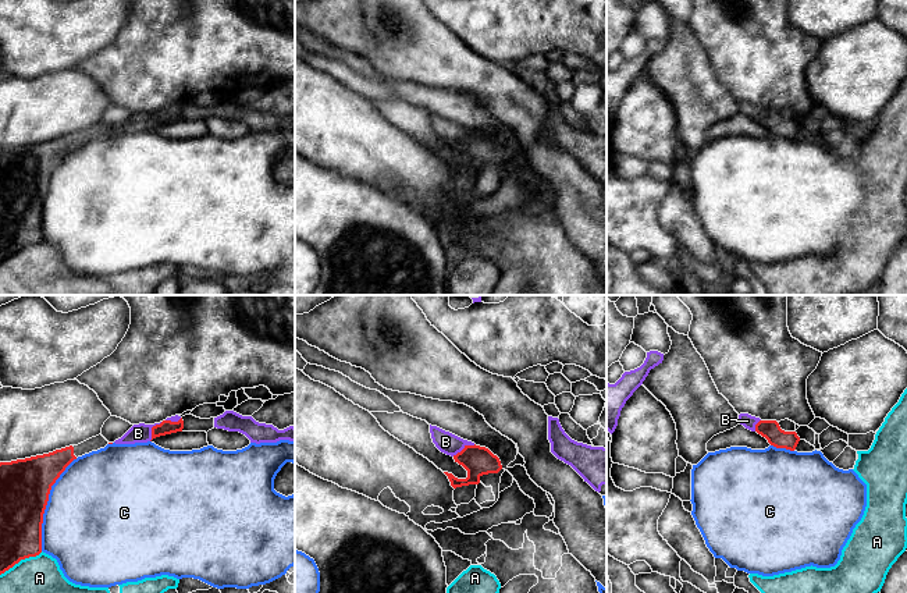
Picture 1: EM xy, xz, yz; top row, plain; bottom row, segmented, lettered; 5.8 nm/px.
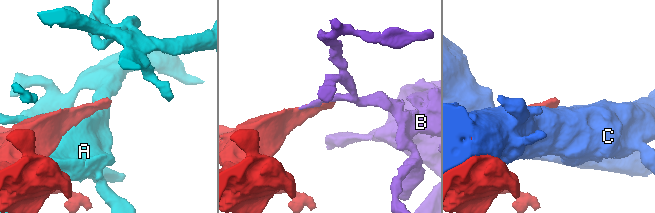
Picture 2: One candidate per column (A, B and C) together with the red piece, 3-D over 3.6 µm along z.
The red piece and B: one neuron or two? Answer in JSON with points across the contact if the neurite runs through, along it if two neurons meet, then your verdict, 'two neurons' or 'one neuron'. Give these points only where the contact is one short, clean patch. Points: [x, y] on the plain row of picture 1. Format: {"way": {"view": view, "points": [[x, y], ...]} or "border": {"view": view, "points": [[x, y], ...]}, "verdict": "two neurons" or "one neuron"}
{"way": {"view": "xy", "points": [[166, 114], [152, 117], [138, 121]]}, "verdict": "one neuron"}

